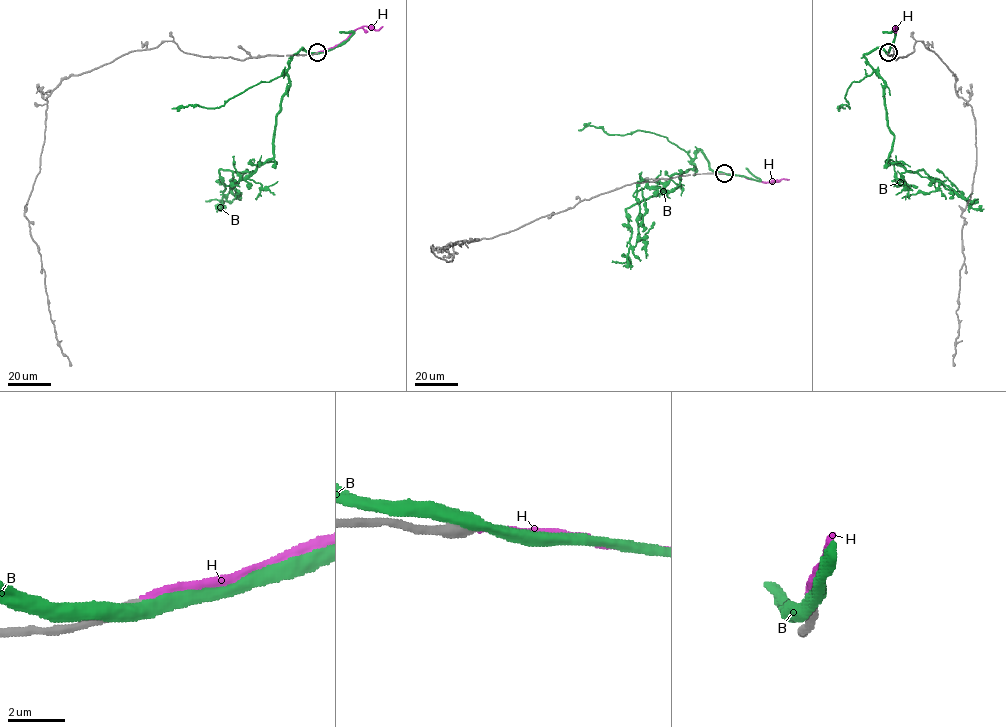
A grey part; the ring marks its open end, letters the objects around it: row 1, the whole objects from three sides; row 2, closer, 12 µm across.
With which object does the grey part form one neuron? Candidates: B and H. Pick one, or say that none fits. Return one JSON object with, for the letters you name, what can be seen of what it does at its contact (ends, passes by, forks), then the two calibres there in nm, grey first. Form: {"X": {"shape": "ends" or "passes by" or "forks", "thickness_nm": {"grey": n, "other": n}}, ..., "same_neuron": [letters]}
{"H": {"shape": "ends", "thickness_nm": {"grey": 400, "other": 240}}, "same_neuron": ["H"]}

